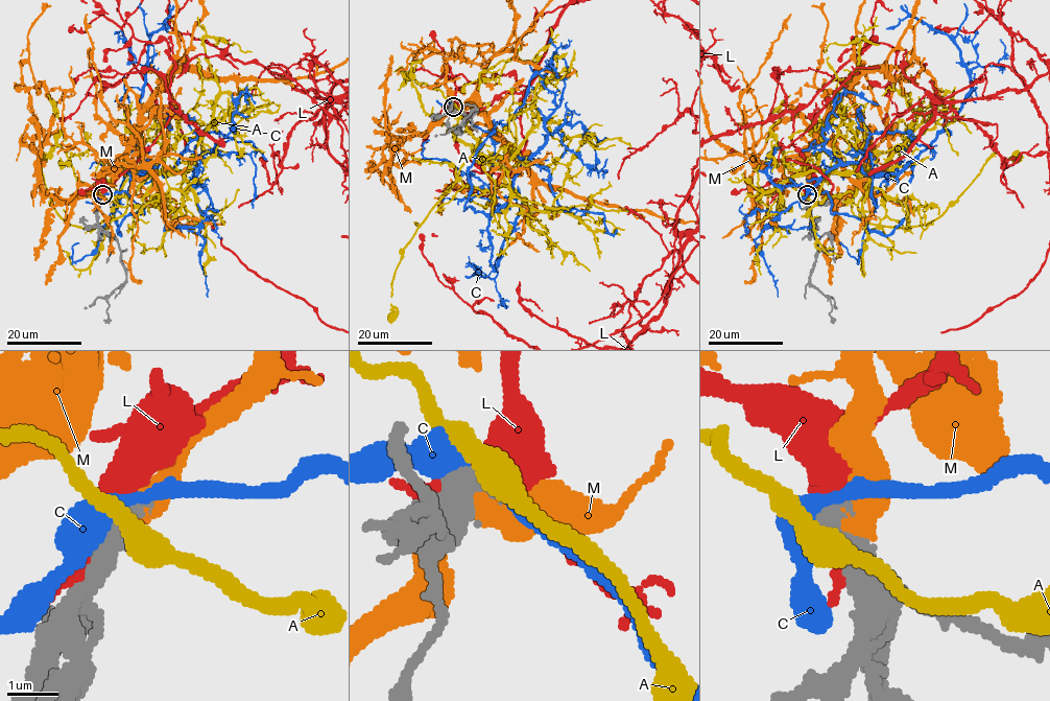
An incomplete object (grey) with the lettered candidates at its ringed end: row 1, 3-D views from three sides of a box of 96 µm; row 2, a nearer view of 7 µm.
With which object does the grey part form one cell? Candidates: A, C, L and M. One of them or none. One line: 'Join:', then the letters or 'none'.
Join: M

